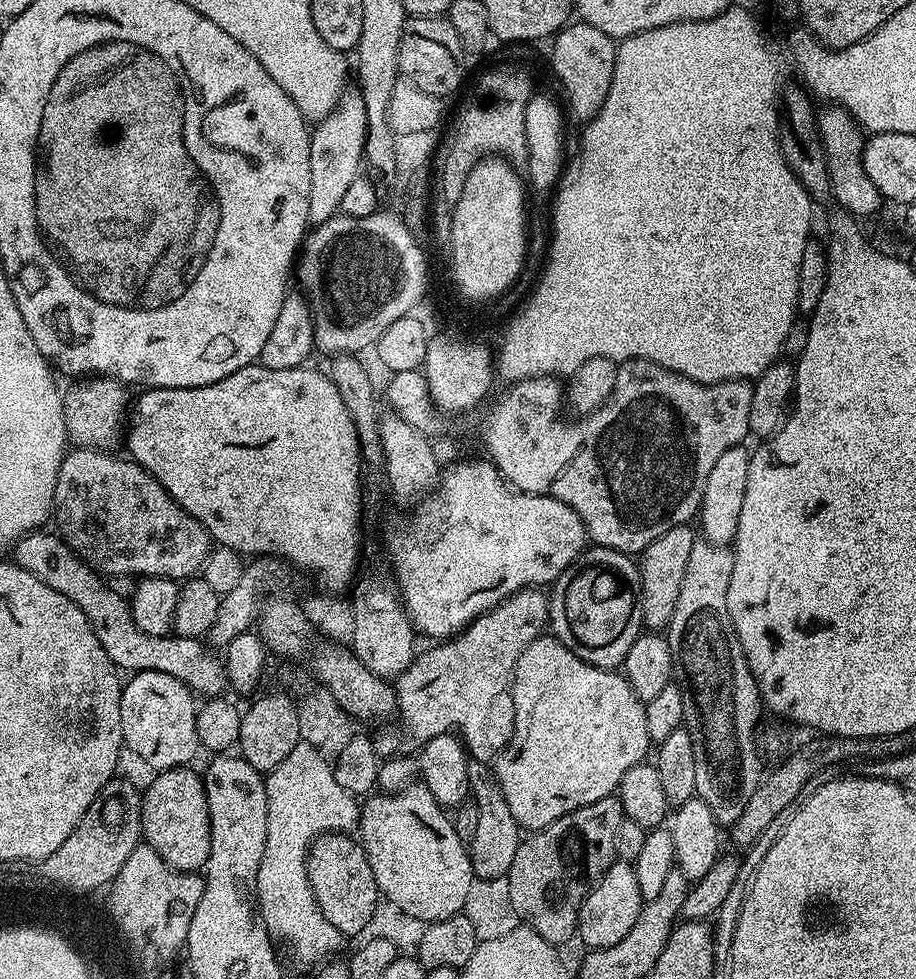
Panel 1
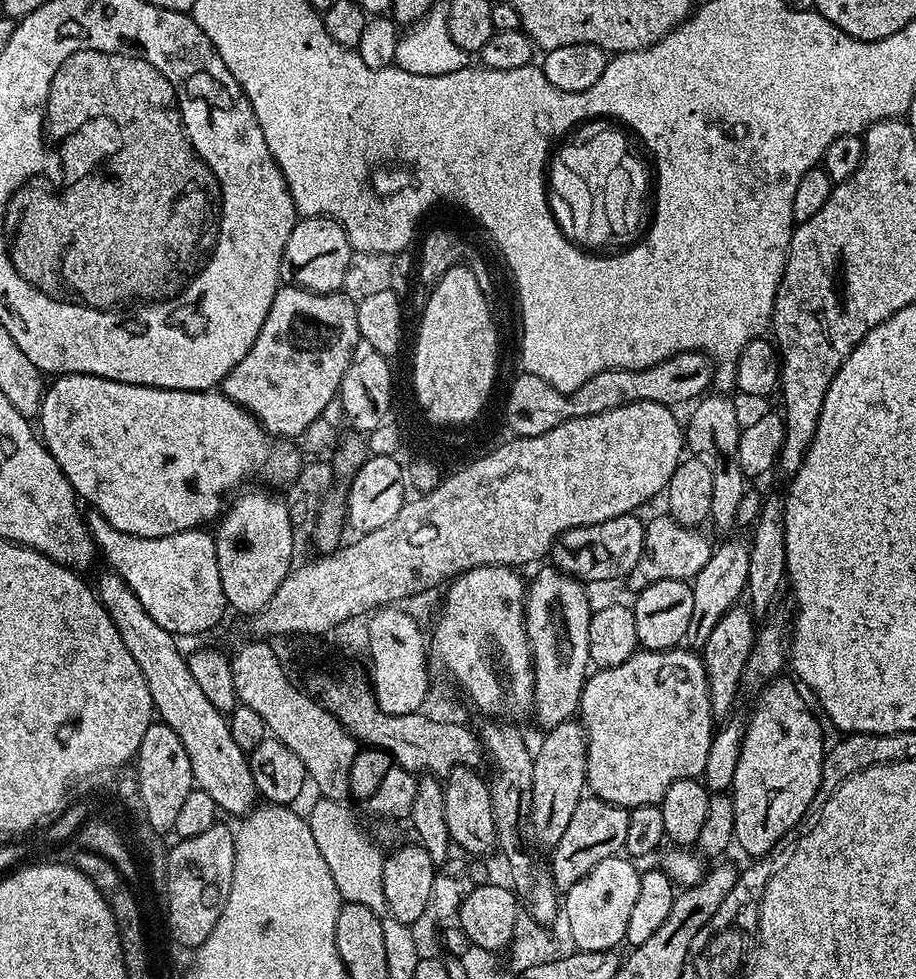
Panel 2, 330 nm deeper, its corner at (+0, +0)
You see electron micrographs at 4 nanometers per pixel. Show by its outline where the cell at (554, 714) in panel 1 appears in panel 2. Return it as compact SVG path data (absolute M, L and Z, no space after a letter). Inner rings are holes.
M684 646L664 652L637 650L618 666L593 671L582 690L578 720L588 735L587 791L599 800L629 810L643 804L659 805L674 782L694 780L704 774L714 721L703 659Z

